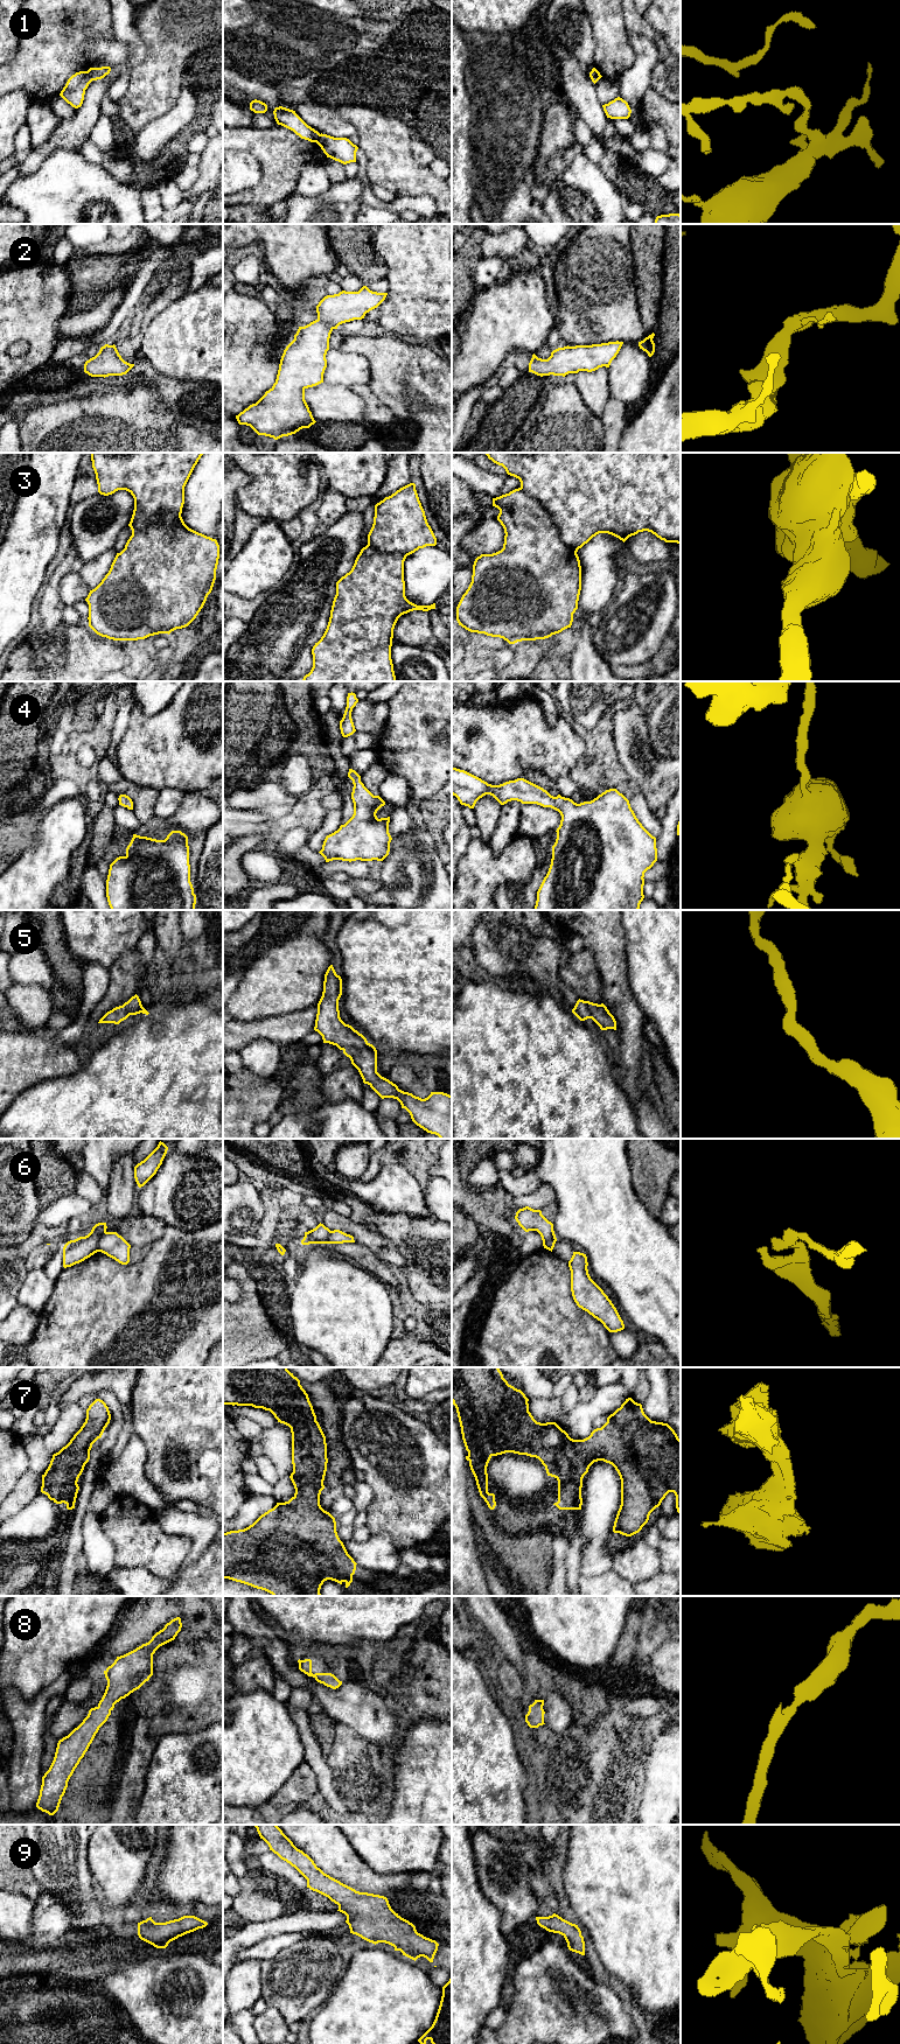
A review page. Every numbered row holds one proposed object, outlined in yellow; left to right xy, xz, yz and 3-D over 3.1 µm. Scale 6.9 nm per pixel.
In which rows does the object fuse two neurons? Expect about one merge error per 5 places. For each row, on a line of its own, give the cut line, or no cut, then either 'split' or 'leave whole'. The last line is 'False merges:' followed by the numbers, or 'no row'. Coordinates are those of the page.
1: cut in xy along (86, 71), (91, 81); split
2: no cut; leave whole
3: cut in yz along (521, 487), (539, 502), (560, 539), (576, 552); split
4: no cut; leave whole
5: no cut; leave whole
6: cut in xy along (105, 1231), (99, 1239), (98, 1251); split
7: no cut; leave whole
8: no cut; leave whole
9: no cut; leave whole
False merges: 1, 3, 6

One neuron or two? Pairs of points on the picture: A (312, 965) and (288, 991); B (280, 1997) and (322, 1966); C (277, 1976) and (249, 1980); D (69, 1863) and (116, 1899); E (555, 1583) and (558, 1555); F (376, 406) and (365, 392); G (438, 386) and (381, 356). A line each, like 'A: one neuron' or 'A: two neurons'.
A: one neuron
B: one neuron
C: two neurons
D: two neurons
E: one neuron
F: one neuron
G: one neuron

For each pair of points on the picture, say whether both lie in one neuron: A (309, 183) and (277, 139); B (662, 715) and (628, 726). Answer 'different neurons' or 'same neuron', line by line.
A: different neurons
B: different neurons

